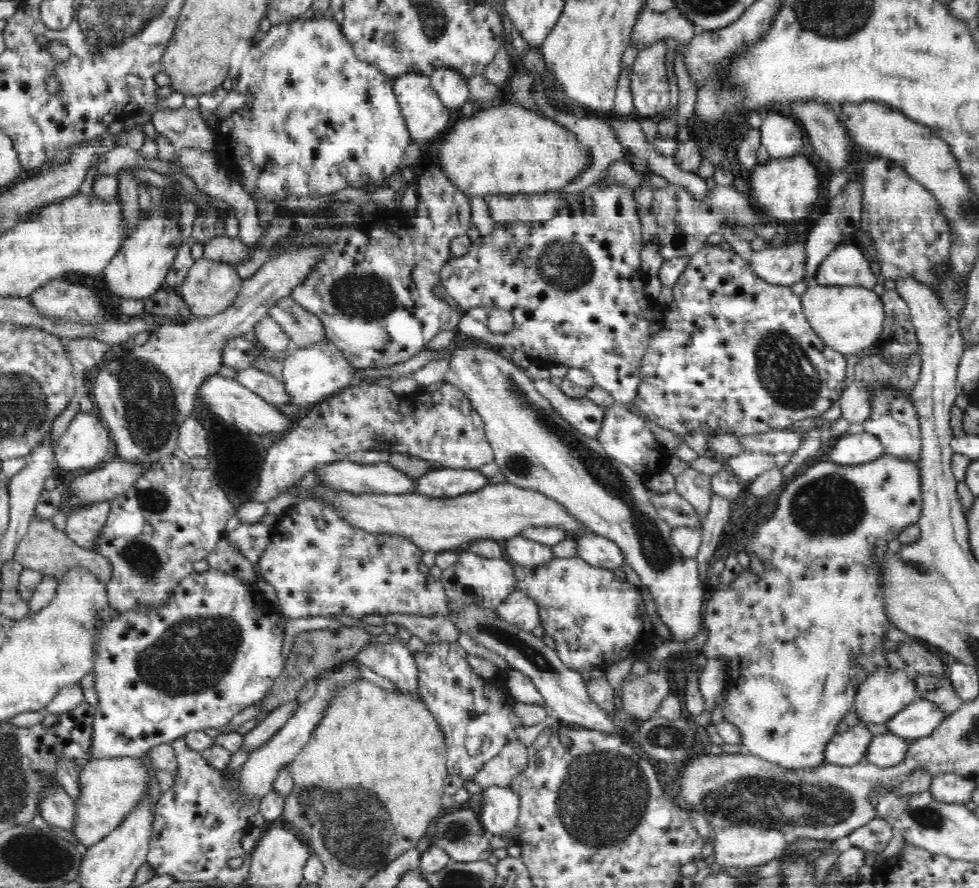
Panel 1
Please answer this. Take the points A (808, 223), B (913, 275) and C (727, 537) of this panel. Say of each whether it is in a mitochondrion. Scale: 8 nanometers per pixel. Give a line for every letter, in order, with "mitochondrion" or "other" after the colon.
A: other
B: other
C: other

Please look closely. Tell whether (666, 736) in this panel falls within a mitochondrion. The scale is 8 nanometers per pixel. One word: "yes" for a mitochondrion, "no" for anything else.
yes

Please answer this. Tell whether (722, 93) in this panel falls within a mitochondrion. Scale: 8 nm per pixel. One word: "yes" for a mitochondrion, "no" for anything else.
yes

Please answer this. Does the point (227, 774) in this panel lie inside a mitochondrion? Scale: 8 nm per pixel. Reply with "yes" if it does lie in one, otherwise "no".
no

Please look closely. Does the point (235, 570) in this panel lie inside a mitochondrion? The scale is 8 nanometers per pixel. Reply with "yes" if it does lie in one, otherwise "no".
no

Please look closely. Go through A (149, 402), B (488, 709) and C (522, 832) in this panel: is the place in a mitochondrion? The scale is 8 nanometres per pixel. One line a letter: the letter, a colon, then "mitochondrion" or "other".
A: mitochondrion
B: other
C: other

